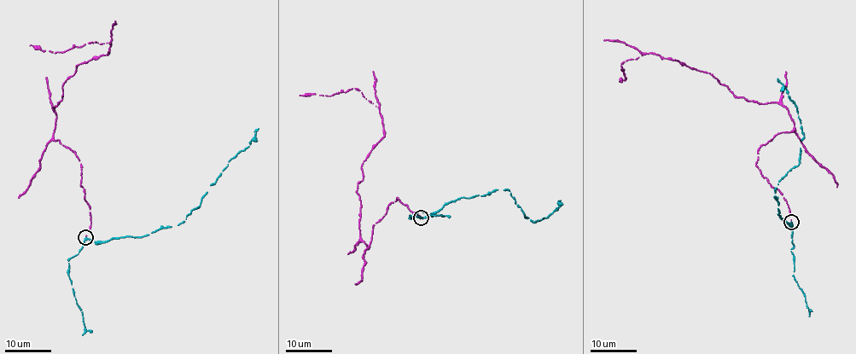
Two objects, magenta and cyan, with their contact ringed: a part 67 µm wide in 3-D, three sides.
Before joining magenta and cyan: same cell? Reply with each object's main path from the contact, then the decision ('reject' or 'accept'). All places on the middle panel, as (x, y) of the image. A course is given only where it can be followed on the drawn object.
magenta via (420, 217), (396, 197), (368, 249), (356, 191), (384, 136), (380, 109), (355, 88), (299, 95) | cyan via (420, 217), (463, 197), (504, 189), (511, 193), (524, 215), (534, 223), (558, 209), (561, 200) | accept

